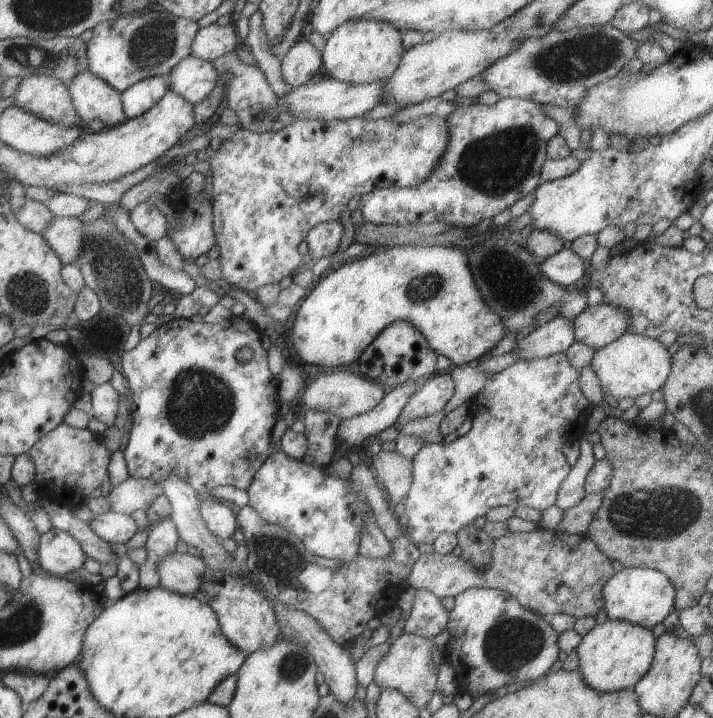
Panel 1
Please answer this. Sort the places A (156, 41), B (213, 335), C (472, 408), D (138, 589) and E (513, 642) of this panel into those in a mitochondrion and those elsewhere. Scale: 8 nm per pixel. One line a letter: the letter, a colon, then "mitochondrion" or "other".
A: mitochondrion
B: other
C: other
D: other
E: mitochondrion

